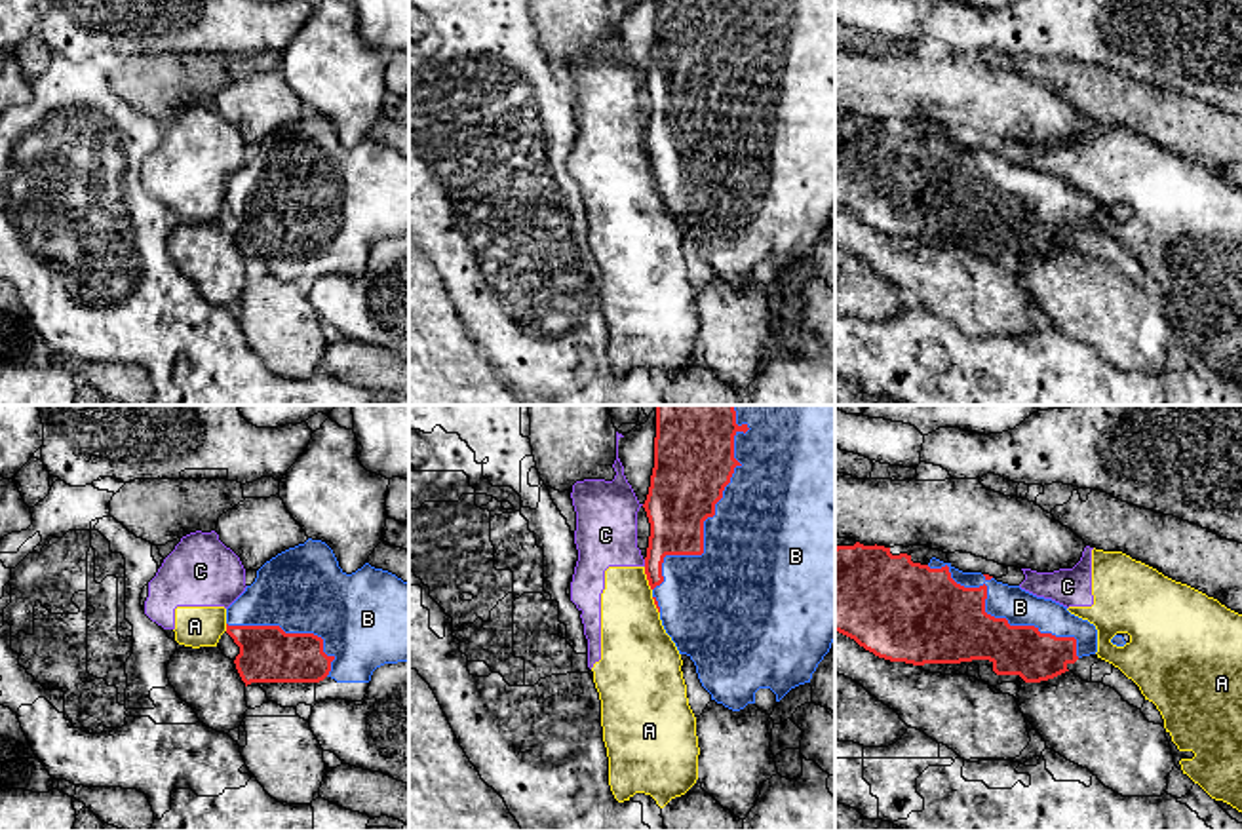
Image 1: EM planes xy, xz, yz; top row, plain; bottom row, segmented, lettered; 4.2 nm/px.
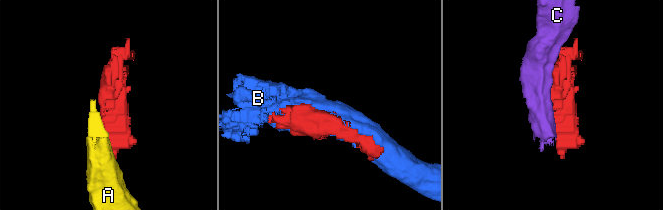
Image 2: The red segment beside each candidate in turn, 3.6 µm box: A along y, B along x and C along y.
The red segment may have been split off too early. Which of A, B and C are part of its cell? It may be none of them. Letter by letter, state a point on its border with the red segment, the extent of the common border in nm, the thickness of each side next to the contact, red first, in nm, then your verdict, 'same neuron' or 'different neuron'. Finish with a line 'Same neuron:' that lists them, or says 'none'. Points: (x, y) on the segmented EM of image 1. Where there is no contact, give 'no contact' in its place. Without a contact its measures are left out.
A: contact xz (647, 579); length 110 nm; calibres 220 and 280 nm; different neuron
B: contact xz (714, 510); length 850 nm; calibres 340 and 480 nm; same neuron
C: contact xz (645, 563); length 30 nm; calibres 240 and 260 nm; different neuron
Same neuron: B

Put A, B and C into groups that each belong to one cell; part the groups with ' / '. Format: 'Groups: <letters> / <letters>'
Groups: A C / B

